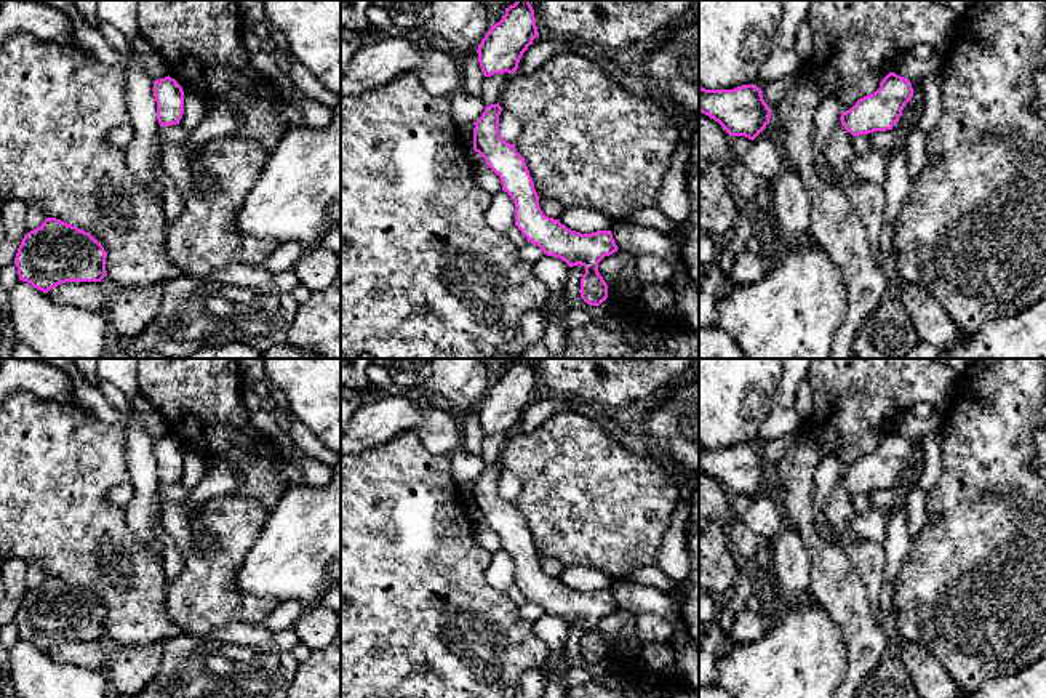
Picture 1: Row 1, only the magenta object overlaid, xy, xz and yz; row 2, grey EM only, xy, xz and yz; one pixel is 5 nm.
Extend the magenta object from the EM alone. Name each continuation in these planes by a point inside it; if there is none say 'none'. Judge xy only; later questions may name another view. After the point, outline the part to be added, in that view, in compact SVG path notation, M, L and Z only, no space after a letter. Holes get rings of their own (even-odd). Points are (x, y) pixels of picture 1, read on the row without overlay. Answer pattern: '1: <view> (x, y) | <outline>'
none

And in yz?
none

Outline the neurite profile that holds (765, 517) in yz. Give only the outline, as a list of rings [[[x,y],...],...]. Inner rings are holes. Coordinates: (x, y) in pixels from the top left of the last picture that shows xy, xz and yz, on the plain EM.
[[[771,475],[766,487],[752,499],[750,507],[742,515],[742,522],[752,532],[771,541],[785,525],[776,485],[777,480]]]

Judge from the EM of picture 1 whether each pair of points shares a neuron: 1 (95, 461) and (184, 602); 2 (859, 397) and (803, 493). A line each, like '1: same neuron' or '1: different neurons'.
1: different neurons
2: same neuron

